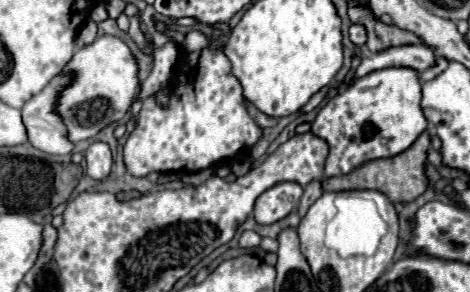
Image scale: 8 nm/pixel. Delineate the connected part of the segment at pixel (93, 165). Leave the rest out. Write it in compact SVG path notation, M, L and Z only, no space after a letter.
M92 143L88 147L88 151L84 153L86 157L86 173L92 177L92 179L106 179L110 175L110 169L112 169L112 151L106 143Z

